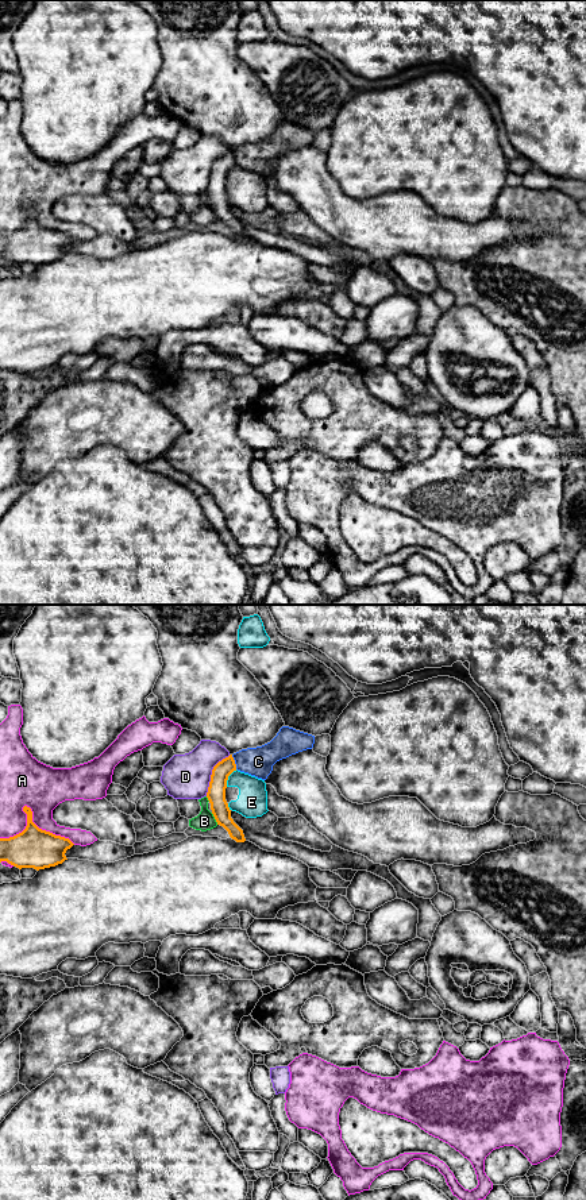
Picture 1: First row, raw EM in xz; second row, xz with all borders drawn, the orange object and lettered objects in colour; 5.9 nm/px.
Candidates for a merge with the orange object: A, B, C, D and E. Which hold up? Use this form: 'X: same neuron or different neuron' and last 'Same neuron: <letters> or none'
A: different neuron
B: different neuron
C: different neuron
D: different neuron
E: different neuron
Same neuron: none

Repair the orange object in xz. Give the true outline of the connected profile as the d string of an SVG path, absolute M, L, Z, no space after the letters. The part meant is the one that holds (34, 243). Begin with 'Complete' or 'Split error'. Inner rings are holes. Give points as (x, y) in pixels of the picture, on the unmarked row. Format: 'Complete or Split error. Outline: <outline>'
Complete. Outline: M24 201L23 207L27 209L26 224L14 232L0 234L0 258L39 266L68 255L65 248L74 239L69 234L39 224L32 217L30 202Z

